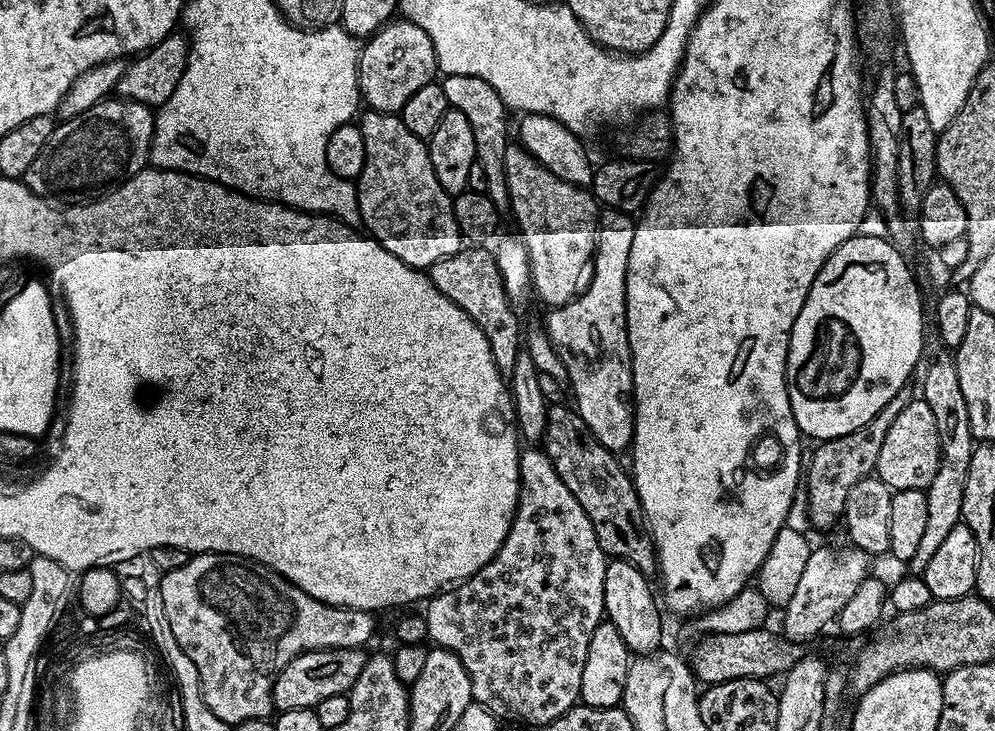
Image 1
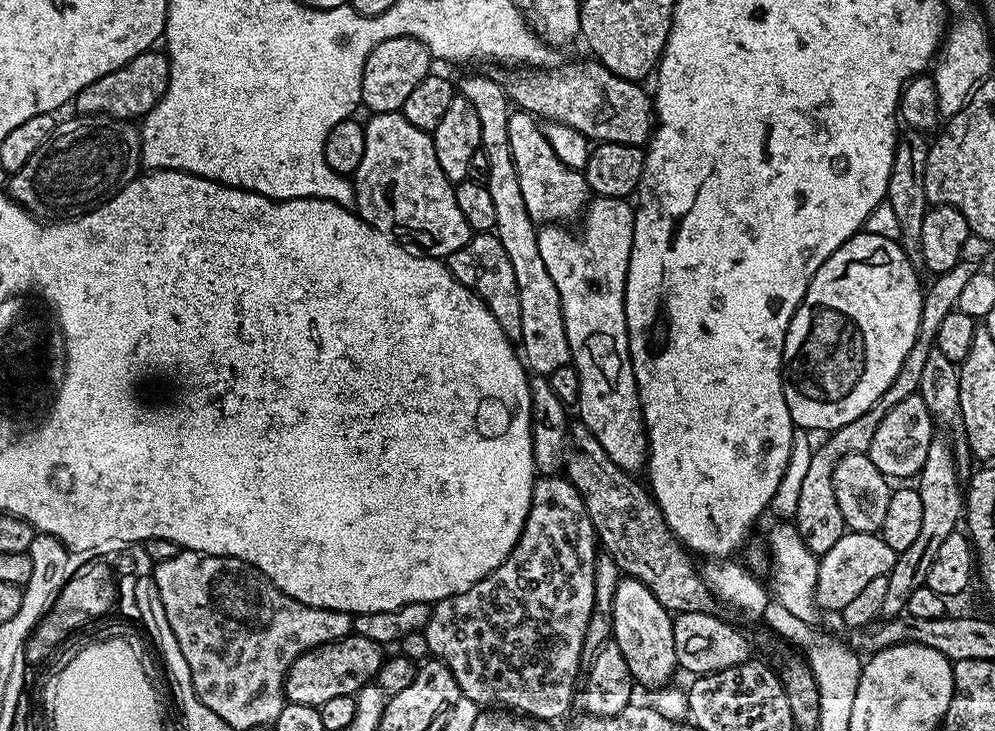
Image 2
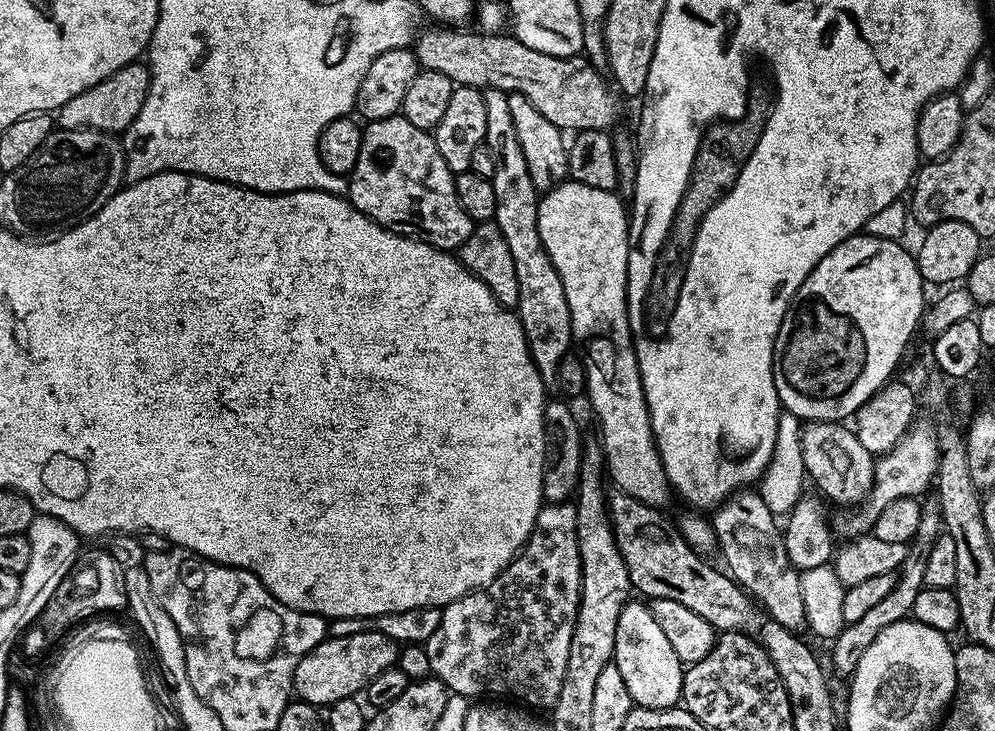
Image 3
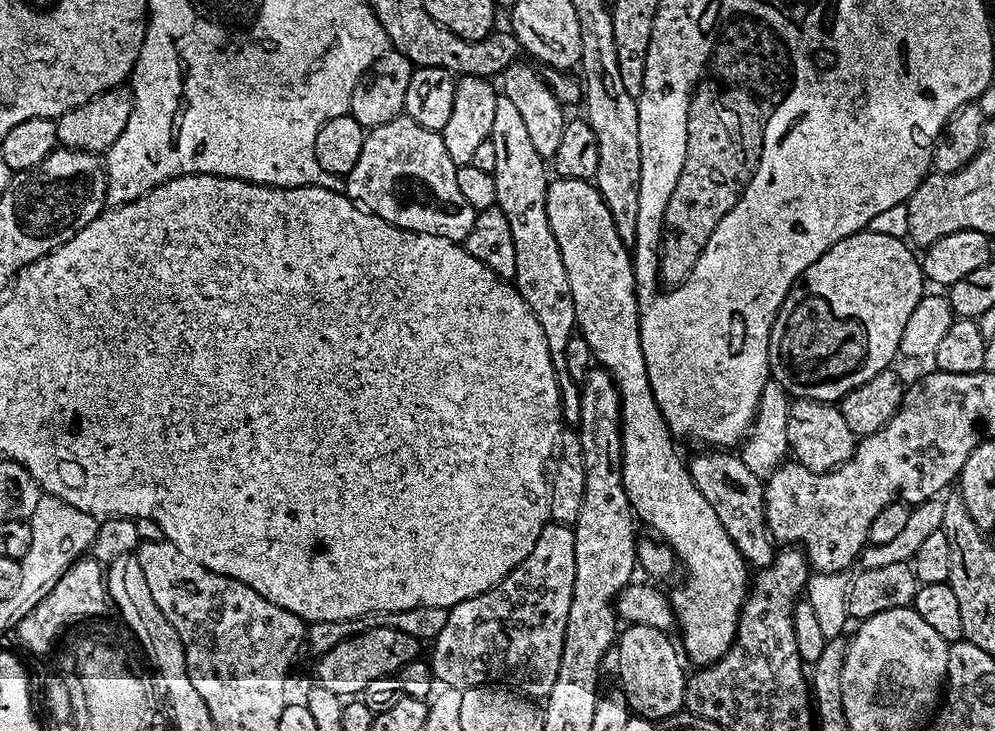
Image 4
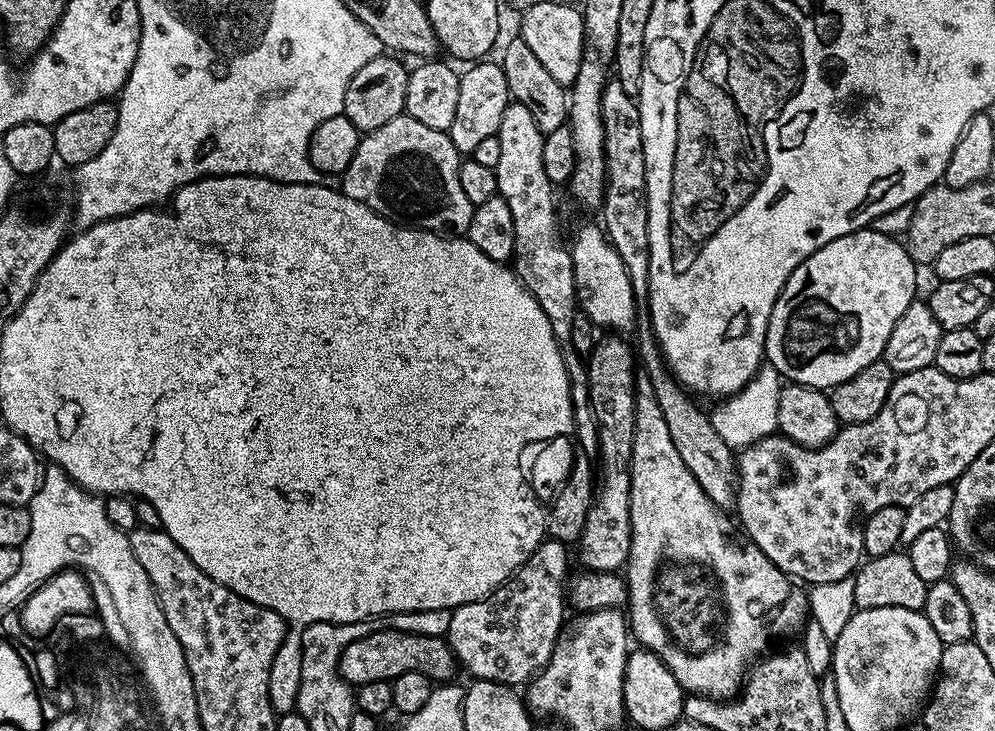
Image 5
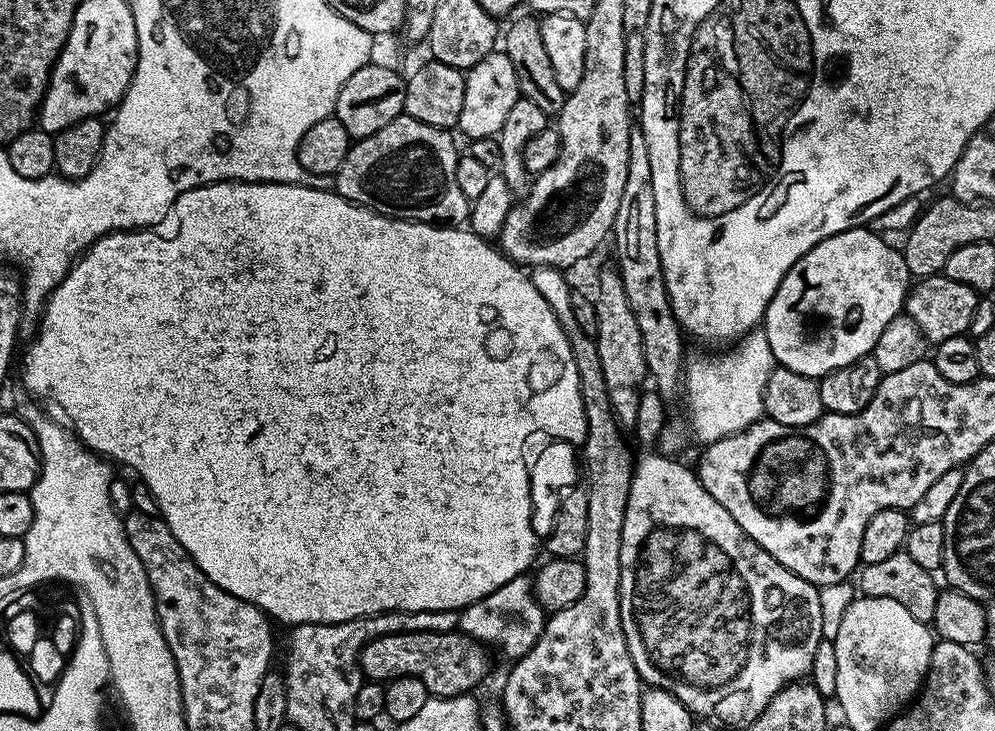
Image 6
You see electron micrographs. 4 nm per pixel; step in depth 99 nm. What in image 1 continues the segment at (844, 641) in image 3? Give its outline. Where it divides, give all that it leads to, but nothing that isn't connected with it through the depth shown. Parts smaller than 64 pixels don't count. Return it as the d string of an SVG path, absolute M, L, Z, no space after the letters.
M939 350L932 356L928 369L924 372L924 392L922 398L934 414L938 425L938 446L940 447L940 465L934 482L926 490L926 531L922 534L918 550L912 560L907 561L909 573L923 573L924 568L934 558L938 546L942 546L950 530L962 520L962 498L966 494L966 474L970 474L970 458L974 451L974 441L970 430L970 414L966 414L966 398L962 398L962 386L953 353Z

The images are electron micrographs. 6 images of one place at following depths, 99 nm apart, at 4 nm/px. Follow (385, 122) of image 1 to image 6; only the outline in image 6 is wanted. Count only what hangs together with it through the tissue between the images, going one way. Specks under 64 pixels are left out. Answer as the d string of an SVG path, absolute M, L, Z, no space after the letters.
M401 114L394 118L394 122L386 122L386 126L378 130L378 134L370 134L353 143L352 149L346 154L346 162L342 162L335 174L334 190L350 202L361 204L363 208L369 208L383 216L392 216L395 220L417 220L419 224L447 222L452 226L463 225L468 218L470 201L458 187L458 149L452 141L452 135L451 131L426 126L426 122L418 122L418 118Z

